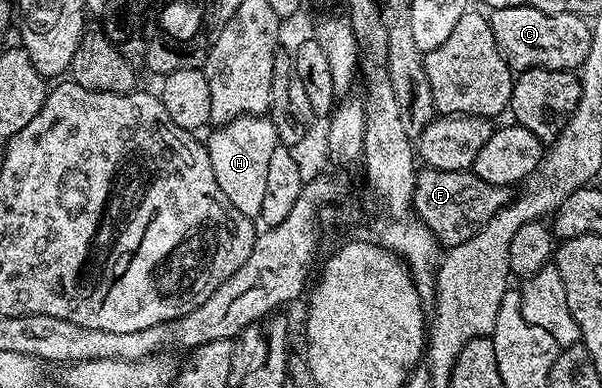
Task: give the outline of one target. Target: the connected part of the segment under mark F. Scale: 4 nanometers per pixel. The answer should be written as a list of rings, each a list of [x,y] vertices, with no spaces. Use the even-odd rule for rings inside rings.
[[[422,168],[417,175],[412,210],[417,220],[437,237],[442,246],[452,247],[471,239],[511,200],[507,185],[492,185],[479,179],[472,171],[439,171]]]

